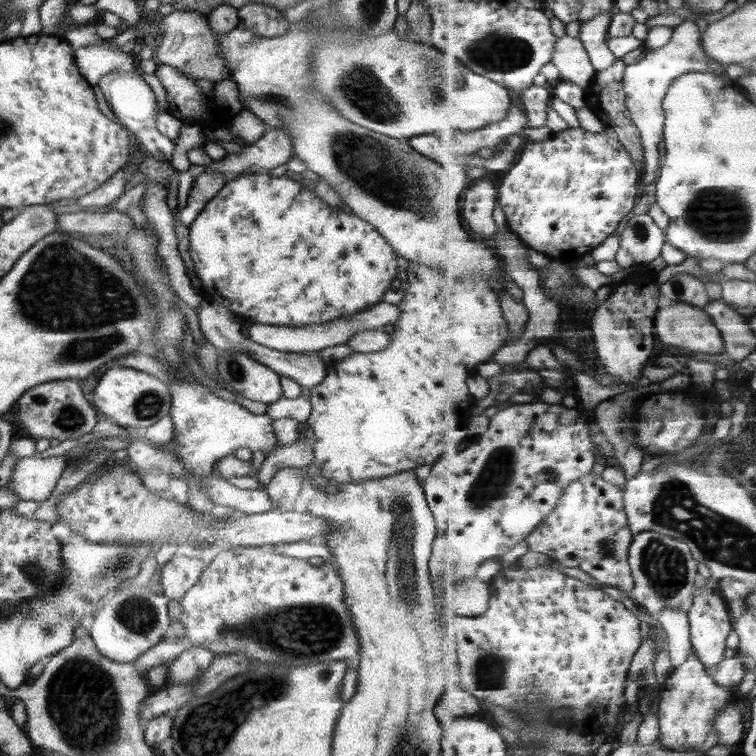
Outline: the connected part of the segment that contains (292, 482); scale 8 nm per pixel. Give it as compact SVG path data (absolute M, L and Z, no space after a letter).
M281 467L267 483L266 494L275 509L292 511L296 496L300 494L302 471L293 467Z

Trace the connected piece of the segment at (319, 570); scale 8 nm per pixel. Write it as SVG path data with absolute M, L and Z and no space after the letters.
M273 546L222 549L202 572L198 582L186 591L179 605L185 635L162 638L142 653L135 662L141 671L172 662L184 649L196 646L206 647L214 653L244 653L250 657L252 667L264 662L286 667L332 661L355 662L360 654L358 634L352 616L346 610L344 588L336 568L328 562L314 566L304 560L280 556L274 552Z

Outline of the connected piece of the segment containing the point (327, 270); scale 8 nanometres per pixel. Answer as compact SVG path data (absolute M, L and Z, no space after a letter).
M248 172L226 181L226 184L205 204L190 229L190 256L194 262L194 272L197 280L201 282L200 289L204 299L210 303L217 303L226 307L229 311L241 317L244 321L252 321L260 324L272 324L278 326L310 326L310 324L324 324L336 318L343 318L352 314L358 314L374 304L383 300L383 296L392 286L392 280L396 278L398 260L392 245L386 241L382 234L378 233L372 224L356 216L354 213L346 213L340 207L332 207L326 201L320 199L315 191L300 184L296 180L282 176L272 176L268 172Z

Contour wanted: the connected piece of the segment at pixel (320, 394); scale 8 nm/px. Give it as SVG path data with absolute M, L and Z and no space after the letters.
M410 262L407 270L404 298L397 304L402 314L393 323L390 344L380 351L363 354L353 351L332 362L327 366L324 380L308 390L312 410L306 424L314 430L314 457L322 477L332 482L359 484L404 470L412 471L416 466L418 470L414 472L424 472L442 452L448 452L448 446L438 446L442 432L456 432L464 422L482 424L478 420L479 412L472 412L478 398L469 389L469 380L477 374L480 364L492 361L494 354L513 338L500 298L490 290L486 280L480 278L476 282L468 278L460 282L456 274L448 278L438 268L416 262Z

